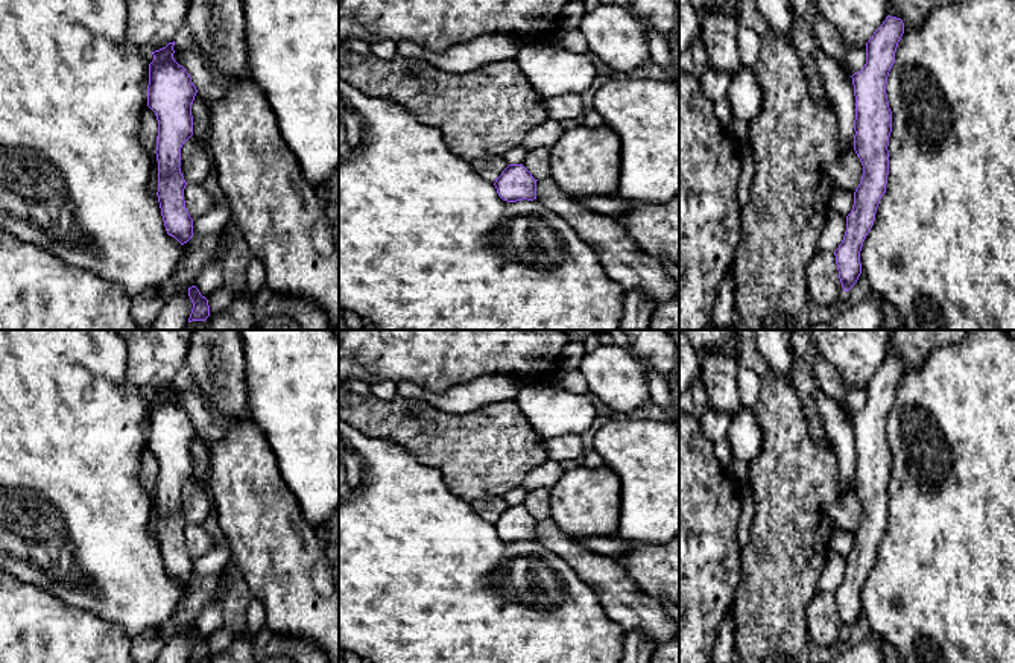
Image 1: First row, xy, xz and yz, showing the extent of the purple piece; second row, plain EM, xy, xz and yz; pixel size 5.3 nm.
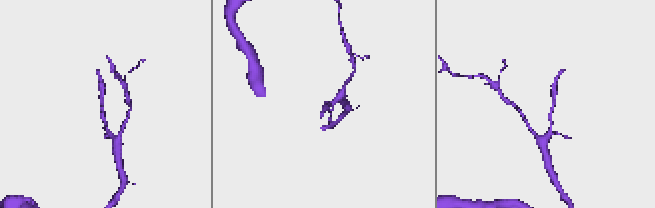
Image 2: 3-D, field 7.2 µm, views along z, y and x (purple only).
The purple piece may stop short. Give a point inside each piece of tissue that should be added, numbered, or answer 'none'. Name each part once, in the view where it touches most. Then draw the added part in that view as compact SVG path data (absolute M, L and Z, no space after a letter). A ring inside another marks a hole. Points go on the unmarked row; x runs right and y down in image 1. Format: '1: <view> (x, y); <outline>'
none

